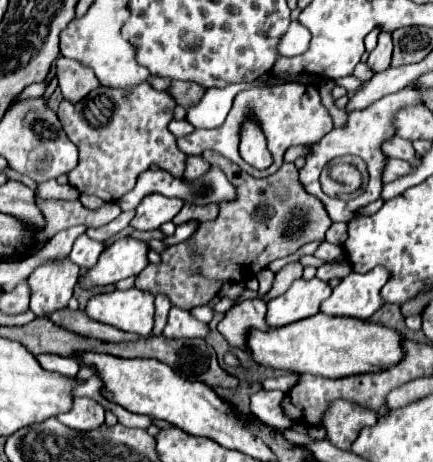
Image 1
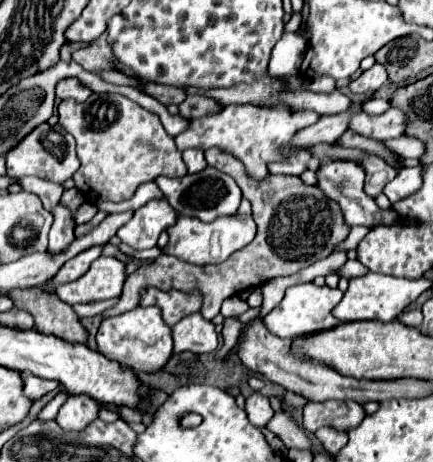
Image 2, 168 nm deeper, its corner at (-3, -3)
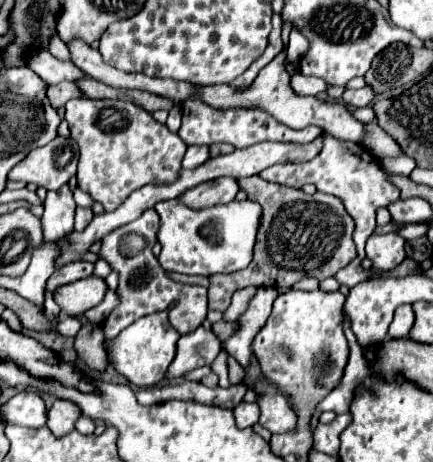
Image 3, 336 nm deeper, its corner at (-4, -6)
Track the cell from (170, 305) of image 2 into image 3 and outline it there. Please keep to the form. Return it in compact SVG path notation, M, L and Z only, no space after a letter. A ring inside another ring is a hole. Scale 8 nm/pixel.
M148 208L142 212L140 218L132 220L130 224L122 226L122 228L112 230L110 234L106 234L100 240L102 248L98 252L98 258L106 260L110 264L110 268L114 272L118 272L116 294L120 298L118 306L102 322L104 344L110 342L110 338L116 338L134 320L138 320L146 314L154 314L154 312L168 312L168 320L170 320L172 328L180 334L188 334L190 330L196 330L206 320L206 312L208 312L206 288L170 280L166 276L164 268L158 264L156 256L152 254L152 246L156 244L156 228L158 226L160 226L160 218L156 214L156 210Z

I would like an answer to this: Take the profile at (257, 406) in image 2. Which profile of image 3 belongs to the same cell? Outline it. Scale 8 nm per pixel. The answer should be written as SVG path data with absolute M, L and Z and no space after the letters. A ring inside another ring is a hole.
M240 402L234 410L234 420L236 420L236 426L238 428L248 428L248 426L254 426L258 422L258 416L260 416L260 410L258 406L252 402L252 404L246 404L246 402Z

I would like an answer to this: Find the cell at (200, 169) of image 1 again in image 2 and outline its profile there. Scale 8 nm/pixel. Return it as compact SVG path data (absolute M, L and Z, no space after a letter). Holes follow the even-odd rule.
M187 149L187 151L183 151L183 161L185 161L189 173L203 171L207 167L207 161L205 161L201 149Z

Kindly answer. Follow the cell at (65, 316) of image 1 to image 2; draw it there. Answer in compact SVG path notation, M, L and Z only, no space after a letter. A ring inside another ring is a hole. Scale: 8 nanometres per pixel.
M39 287L15 289L7 295L15 301L15 307L29 311L35 317L39 333L55 335L69 343L87 343L89 333L81 325L81 319L75 315L71 305L63 303L55 295L49 295Z

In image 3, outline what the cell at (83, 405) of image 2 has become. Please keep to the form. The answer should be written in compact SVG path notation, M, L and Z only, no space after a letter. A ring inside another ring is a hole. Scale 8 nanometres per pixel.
M56 400L52 408L48 410L48 422L46 426L56 434L64 436L70 430L74 430L74 422L80 418L80 408L76 404L66 402L66 400Z

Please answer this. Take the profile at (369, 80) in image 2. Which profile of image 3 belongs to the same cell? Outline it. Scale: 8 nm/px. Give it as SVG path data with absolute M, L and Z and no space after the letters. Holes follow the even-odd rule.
M364 86L362 90L346 90L344 96L342 96L342 102L350 108L364 108L372 102L374 98L374 92L370 86Z

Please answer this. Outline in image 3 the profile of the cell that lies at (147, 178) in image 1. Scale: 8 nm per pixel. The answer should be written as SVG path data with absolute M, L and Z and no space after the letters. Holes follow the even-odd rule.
M216 178L210 182L204 182L180 196L180 202L184 202L190 208L208 208L214 204L226 204L232 202L238 194L240 186L232 178Z

